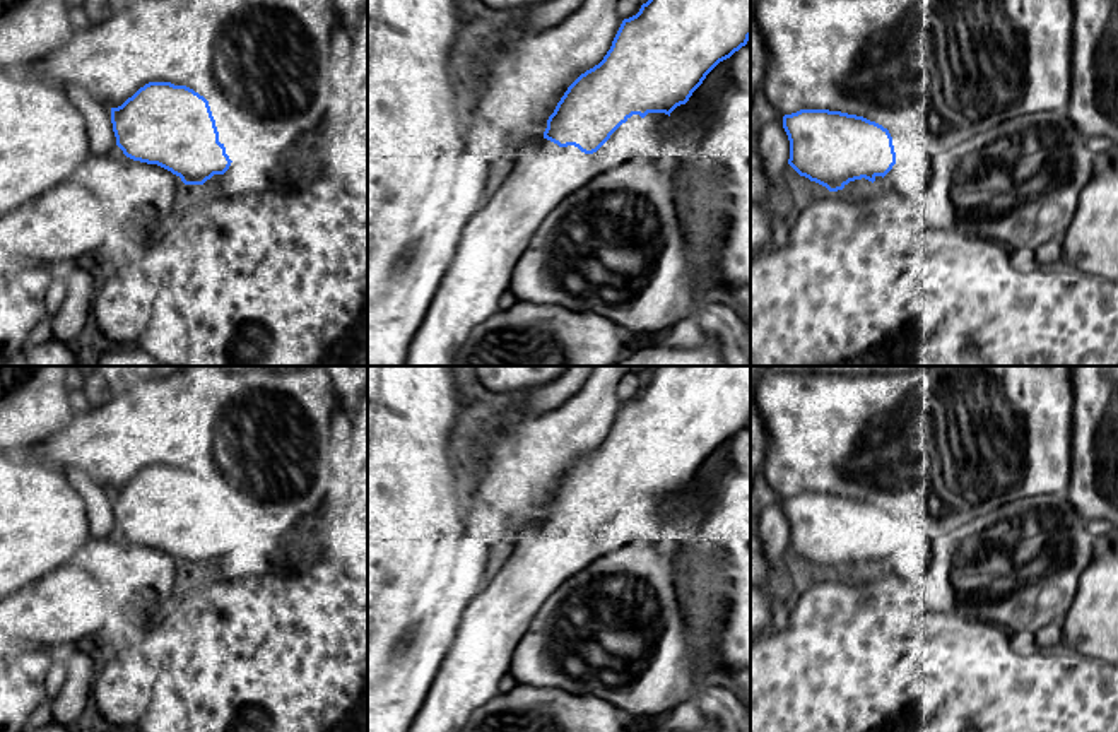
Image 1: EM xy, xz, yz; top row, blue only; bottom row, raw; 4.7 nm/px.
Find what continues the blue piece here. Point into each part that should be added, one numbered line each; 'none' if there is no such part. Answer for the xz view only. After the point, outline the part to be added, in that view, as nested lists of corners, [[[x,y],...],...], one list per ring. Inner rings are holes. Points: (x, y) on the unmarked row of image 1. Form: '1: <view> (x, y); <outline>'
1: xz (491, 626); [[[615,523],[603,527],[593,537],[568,528],[518,542],[499,575],[463,611],[455,640],[409,732],[460,732],[477,708],[501,693],[499,682],[509,672],[513,650],[544,602],[569,576],[617,547]]]

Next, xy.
1: xy (233, 565); [[[227,552],[222,558],[222,568],[227,575],[239,575],[243,571],[246,573],[258,571],[258,568],[251,568],[246,561],[231,552]]]

